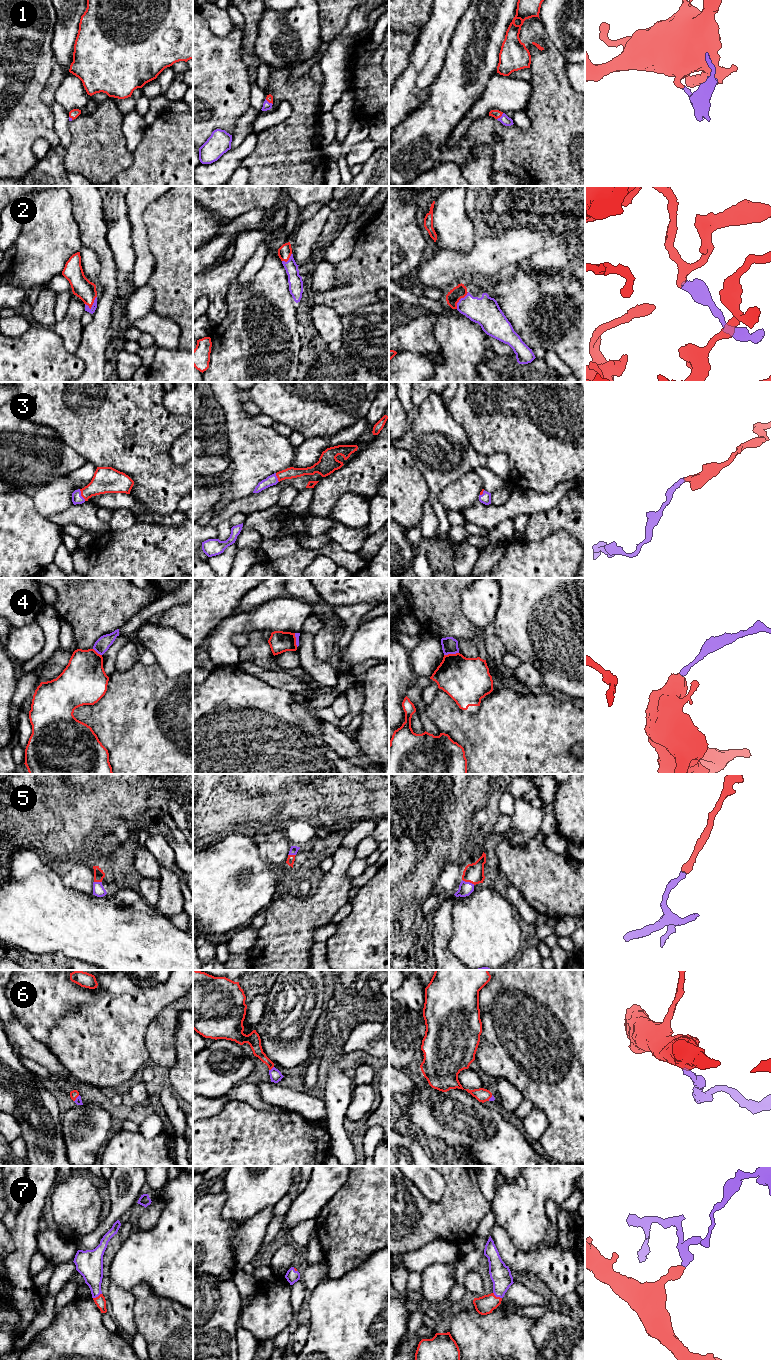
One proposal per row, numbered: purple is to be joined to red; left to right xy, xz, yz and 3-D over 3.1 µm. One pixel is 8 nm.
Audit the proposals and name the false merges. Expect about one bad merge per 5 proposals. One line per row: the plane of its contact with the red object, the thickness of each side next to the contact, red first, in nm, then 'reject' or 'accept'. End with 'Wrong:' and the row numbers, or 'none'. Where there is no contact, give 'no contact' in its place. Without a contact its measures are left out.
1: meets red in yz; 70 nm thick on the red side, 80 nm on the other; accept
2: meets red in xy; 160 nm thick on the red side, 50 nm on the other; accept
3: meets red in xy; 200 nm thick on the red side, 80 nm on the other; accept
4: meets red in yz; 360 nm thick on the red side, 130 nm on the other; reject
5: meets red in yz; 160 nm thick on the red side, 110 nm on the other; accept
6: meets red in xz; 100 nm thick on the red side, 100 nm on the other; accept
7: meets red in yz; 150 nm thick on the red side, 170 nm on the other; accept
Wrong: 4

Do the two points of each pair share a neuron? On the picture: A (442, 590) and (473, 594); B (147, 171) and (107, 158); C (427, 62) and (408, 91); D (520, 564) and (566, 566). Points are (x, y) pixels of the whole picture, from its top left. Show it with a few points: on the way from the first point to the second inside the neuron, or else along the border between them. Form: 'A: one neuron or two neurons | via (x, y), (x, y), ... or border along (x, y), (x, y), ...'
A: two neurons | border along (465, 588), (461, 594), (461, 612), (463, 615)
B: two neurons | border along (133, 152), (133, 162), (115, 175)
C: one neuron | via (423, 69), (409, 84)
D: one neuron | via (531, 566), (555, 566)

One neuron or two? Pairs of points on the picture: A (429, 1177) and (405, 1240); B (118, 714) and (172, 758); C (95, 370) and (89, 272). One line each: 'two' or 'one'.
A: two
B: one
C: two

